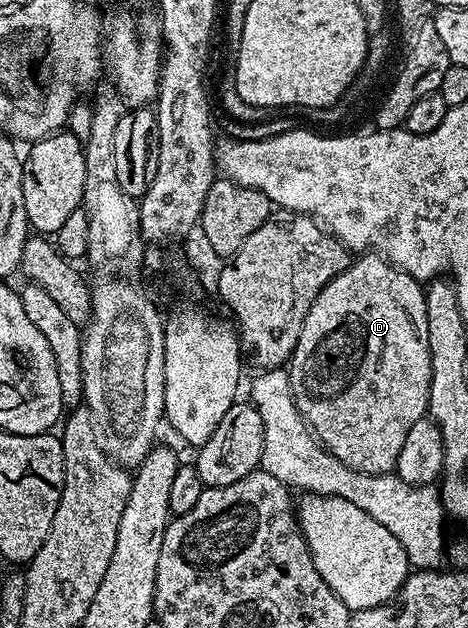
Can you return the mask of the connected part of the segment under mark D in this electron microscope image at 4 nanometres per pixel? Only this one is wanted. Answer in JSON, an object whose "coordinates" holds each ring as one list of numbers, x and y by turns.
{"coordinates":[[380,256,362,258,365,258,362,262,354,261,342,274,333,278,323,287,319,296,311,304,311,308,303,320,303,328,299,332,299,340,293,349,293,356,287,363,287,373,295,408,317,442,349,470,360,474,387,474,396,471,397,461,403,452,403,444,413,425,420,418,426,417,433,376,431,356,434,351,427,344,427,304,422,283,415,281,410,274,389,265,388,261]]}

